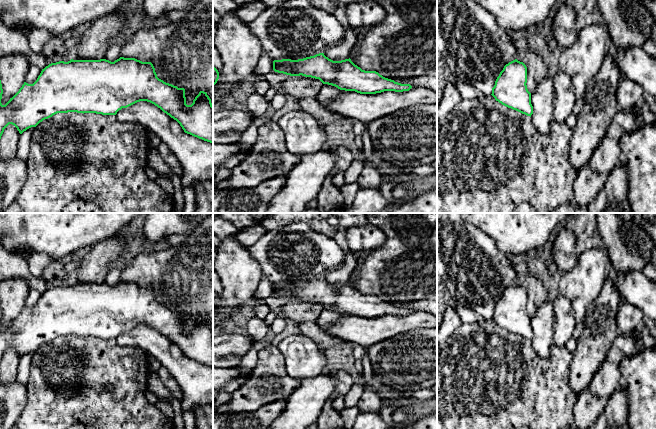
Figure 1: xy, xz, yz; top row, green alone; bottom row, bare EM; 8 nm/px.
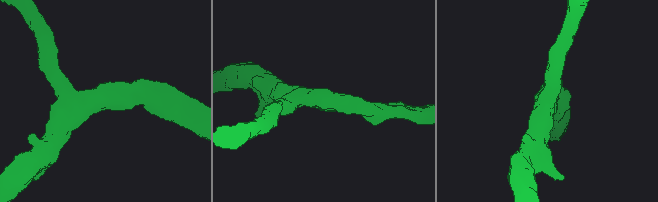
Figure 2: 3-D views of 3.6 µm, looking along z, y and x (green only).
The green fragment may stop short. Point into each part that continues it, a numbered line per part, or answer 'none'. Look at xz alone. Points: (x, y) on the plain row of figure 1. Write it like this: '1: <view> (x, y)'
none

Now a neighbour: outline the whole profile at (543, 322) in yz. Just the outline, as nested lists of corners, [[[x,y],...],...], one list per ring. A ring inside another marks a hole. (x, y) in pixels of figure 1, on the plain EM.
[[[548,300],[531,317],[531,328],[533,330],[531,344],[541,358],[549,358],[554,347],[555,323],[555,312],[552,302]]]

